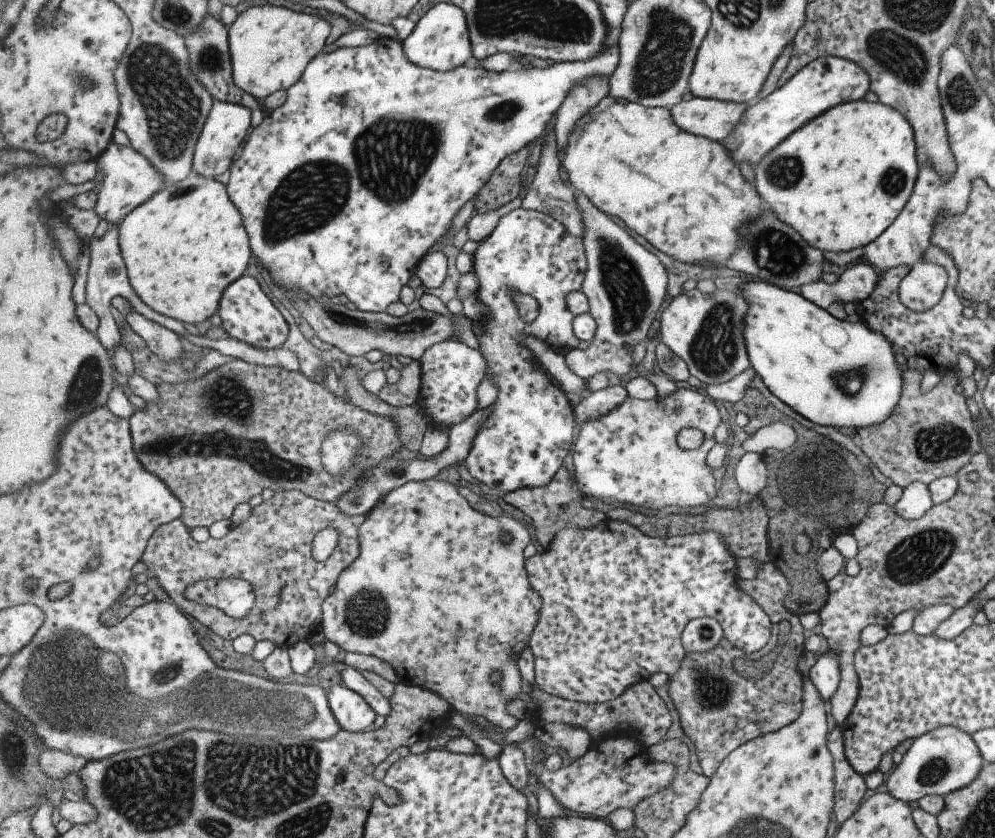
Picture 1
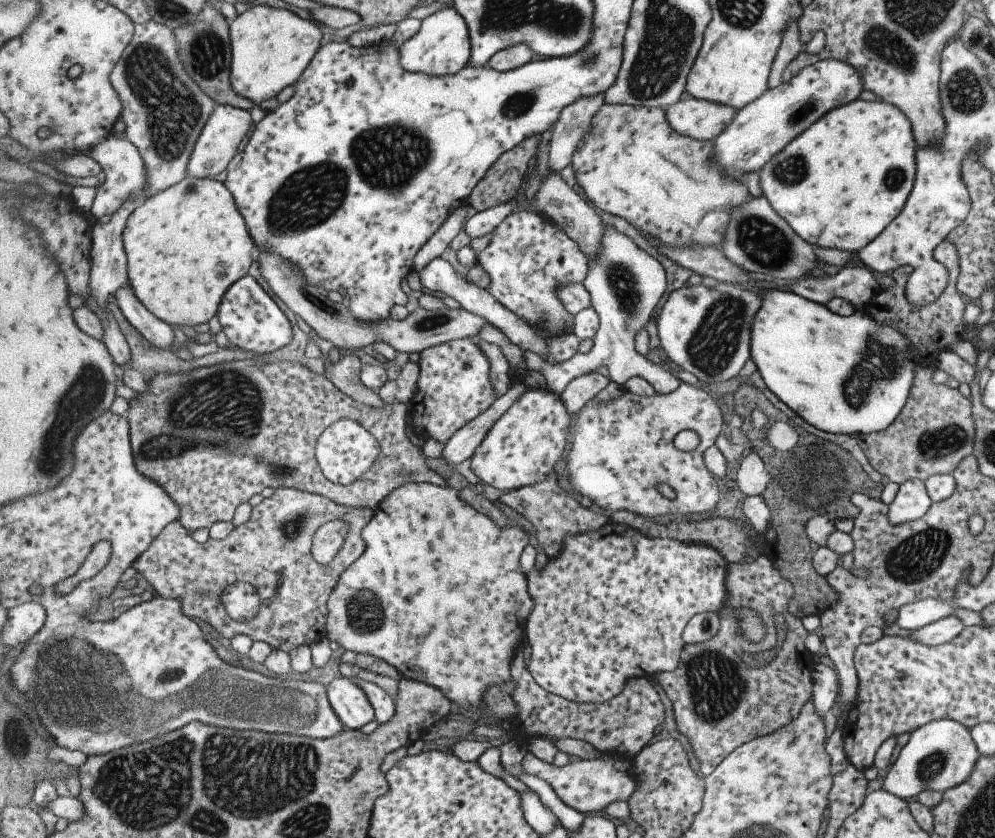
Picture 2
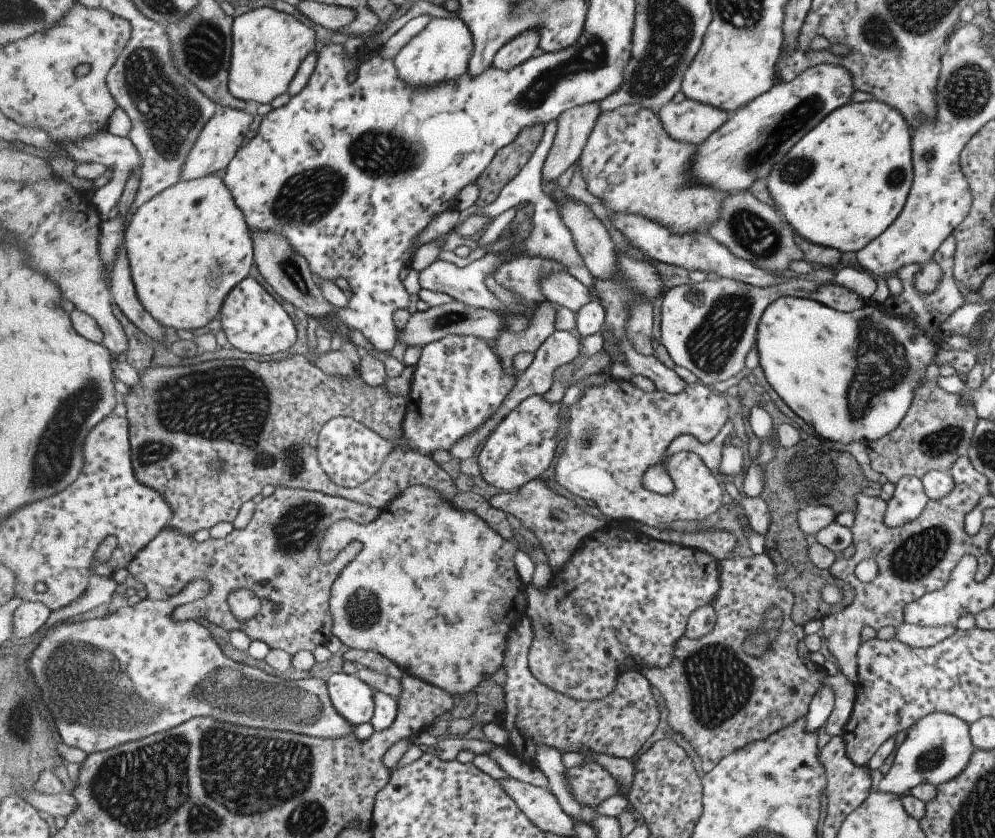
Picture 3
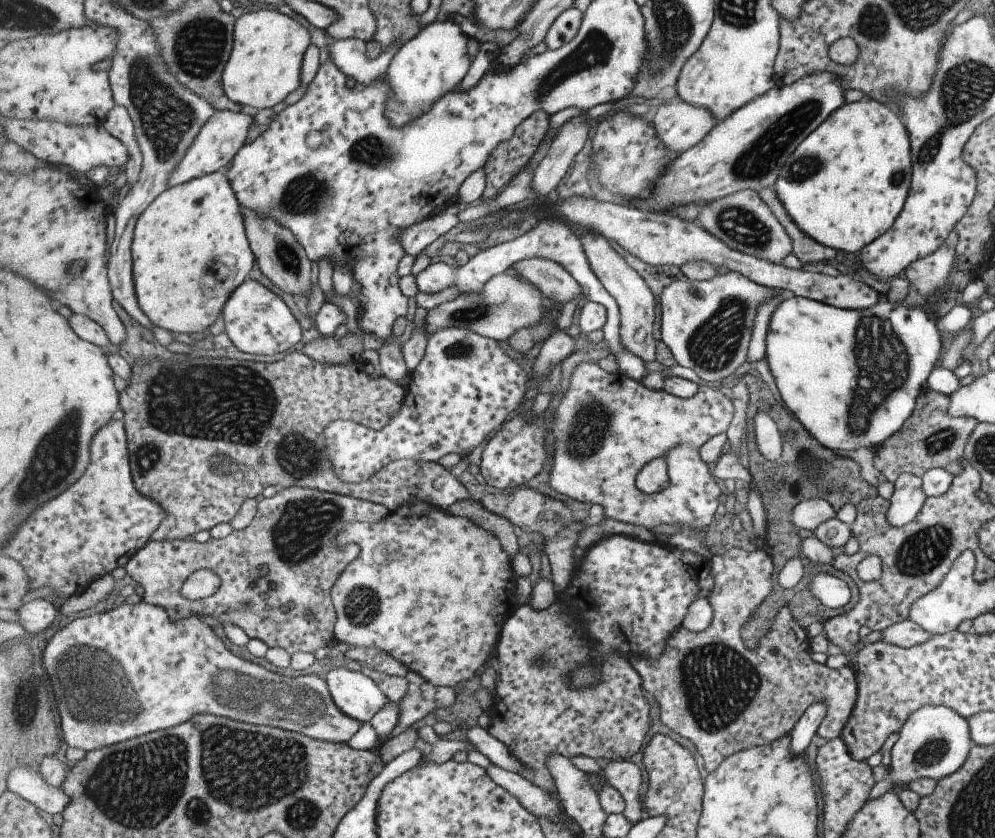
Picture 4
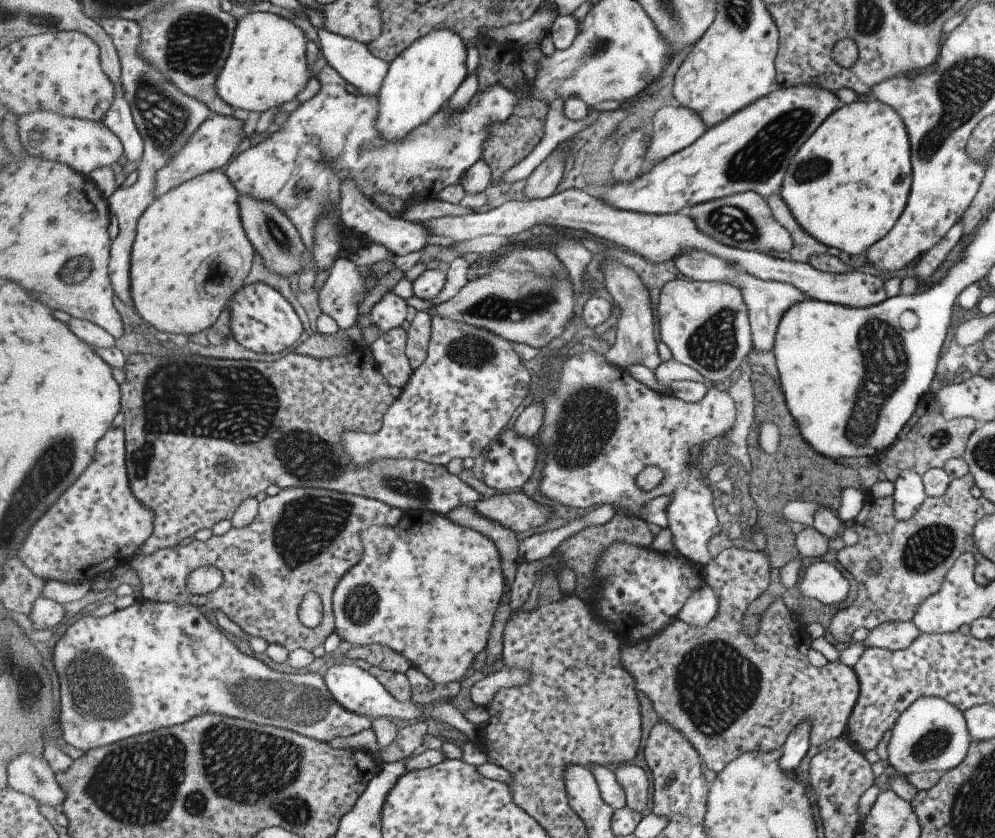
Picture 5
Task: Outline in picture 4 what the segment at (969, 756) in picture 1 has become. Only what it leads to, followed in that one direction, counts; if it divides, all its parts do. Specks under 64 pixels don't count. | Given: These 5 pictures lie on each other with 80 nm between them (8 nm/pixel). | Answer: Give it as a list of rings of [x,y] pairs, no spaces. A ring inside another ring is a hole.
[[[925,704],[917,708],[905,718],[901,728],[897,730],[897,735],[897,740],[890,749],[891,764],[887,768],[887,776],[869,790],[865,802],[891,791],[894,784],[906,786],[917,778],[931,778],[937,781],[953,774],[963,764],[969,748],[974,744],[969,737],[966,719],[939,704]]]

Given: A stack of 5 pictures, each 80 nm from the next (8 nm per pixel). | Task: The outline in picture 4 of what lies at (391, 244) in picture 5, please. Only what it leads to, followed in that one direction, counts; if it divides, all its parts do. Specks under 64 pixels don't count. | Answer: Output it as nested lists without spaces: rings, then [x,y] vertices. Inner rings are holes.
[[[456,202],[442,214],[435,215],[430,219],[419,222],[419,224],[413,224],[411,228],[407,228],[399,236],[403,250],[406,254],[417,258],[427,246],[431,246],[437,238],[445,236],[447,232],[451,232],[459,224],[459,212],[461,212],[461,206]]]

